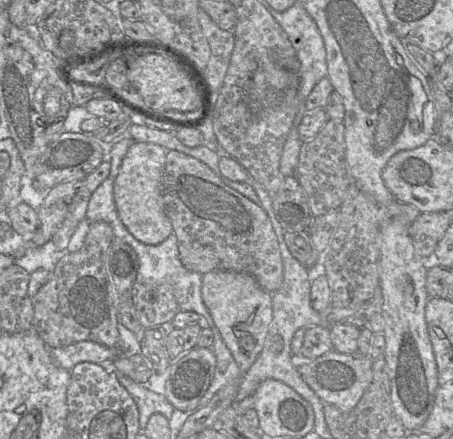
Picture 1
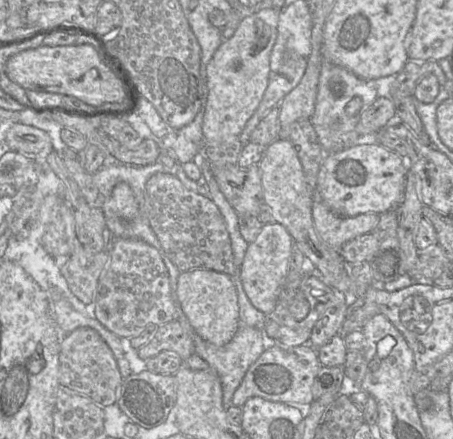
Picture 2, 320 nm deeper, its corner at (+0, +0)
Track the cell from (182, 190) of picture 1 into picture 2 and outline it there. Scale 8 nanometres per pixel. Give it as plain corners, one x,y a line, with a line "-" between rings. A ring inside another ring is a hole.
156,173
146,183
144,204
150,226
167,257
181,272
207,269
238,274
225,221
214,202
184,187
170,173

